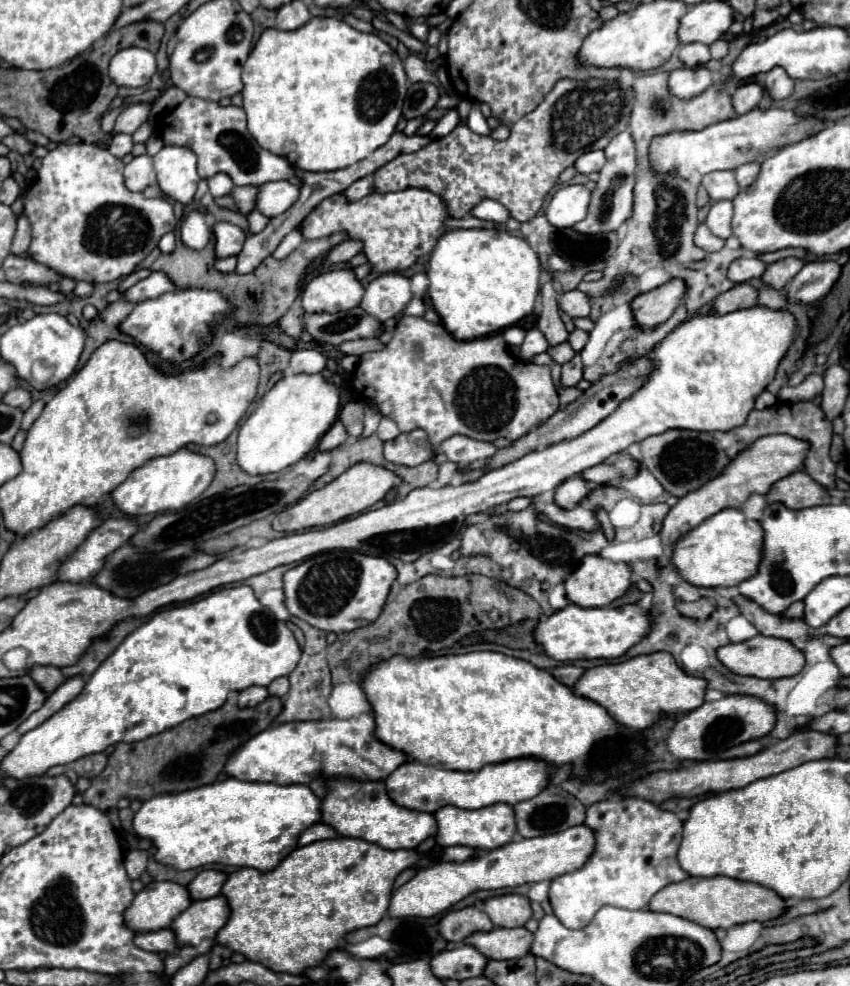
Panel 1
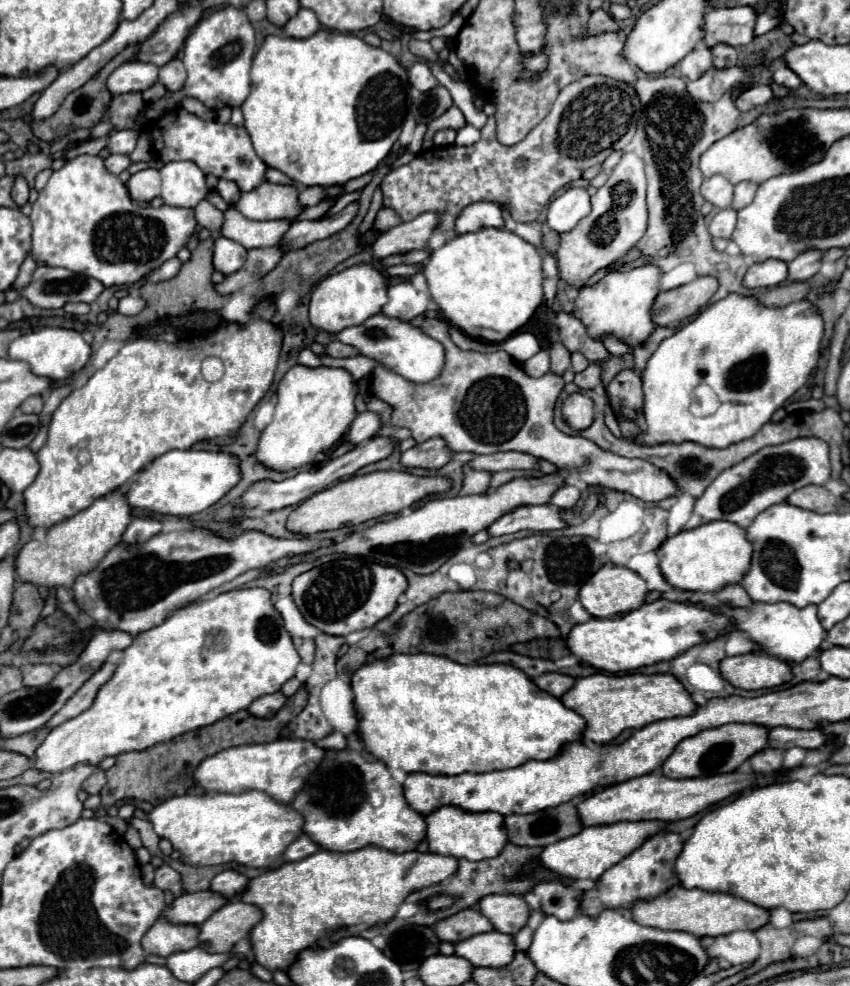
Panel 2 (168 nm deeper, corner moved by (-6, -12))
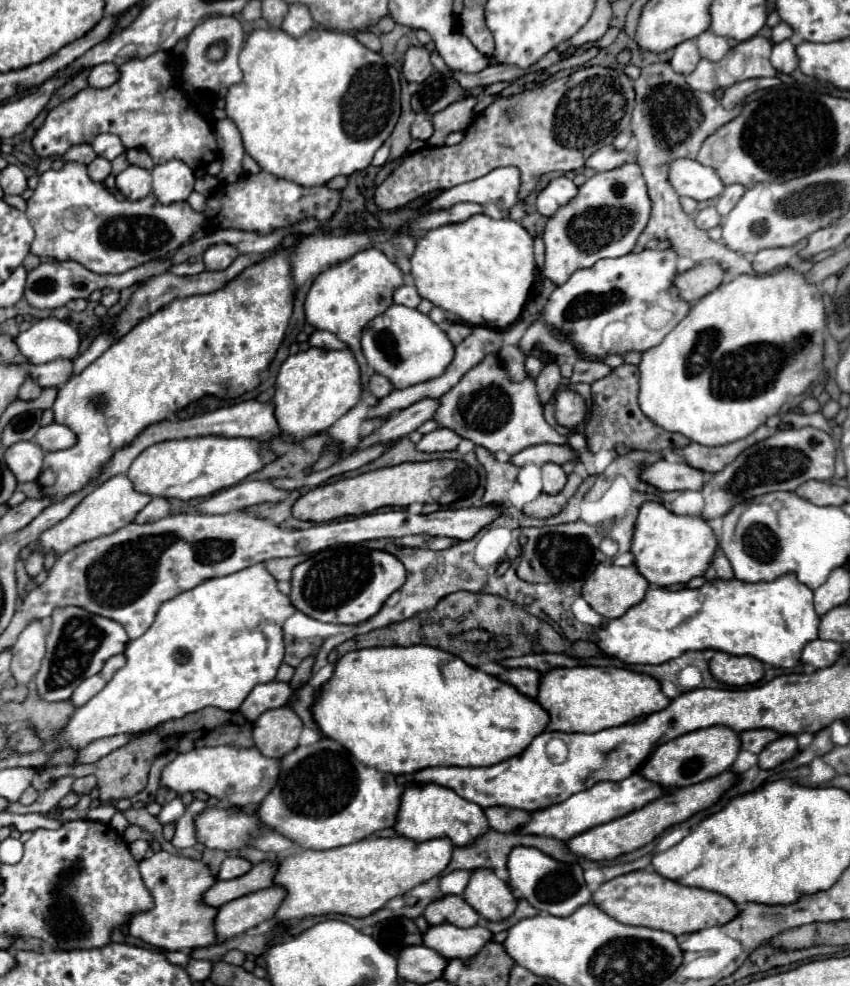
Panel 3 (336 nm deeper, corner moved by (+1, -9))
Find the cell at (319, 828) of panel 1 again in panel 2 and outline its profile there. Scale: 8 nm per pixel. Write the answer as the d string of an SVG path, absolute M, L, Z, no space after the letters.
M302 834L296 842L292 842L286 852L284 852L284 860L286 862L296 862L296 860L304 860L308 856L312 856L314 852L318 852L320 846L306 834Z

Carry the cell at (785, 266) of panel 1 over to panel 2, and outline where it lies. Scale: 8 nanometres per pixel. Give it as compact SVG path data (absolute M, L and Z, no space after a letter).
M820 250L802 252L796 260L792 260L788 264L788 280L790 282L806 282L806 280L810 280L820 268L822 254L824 252L820 252Z

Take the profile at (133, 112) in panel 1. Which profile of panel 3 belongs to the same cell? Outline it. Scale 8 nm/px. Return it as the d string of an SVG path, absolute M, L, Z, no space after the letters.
M113 133L97 135L97 137L93 139L91 147L95 149L97 155L101 155L101 157L105 157L105 159L109 159L109 161L113 161L117 155L125 153L125 147L123 147L121 139L119 139L117 135L113 135Z

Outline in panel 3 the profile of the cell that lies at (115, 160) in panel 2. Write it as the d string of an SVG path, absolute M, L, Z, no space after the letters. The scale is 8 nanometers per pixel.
M97 157L93 163L87 165L87 173L93 181L105 181L105 177L111 173L111 161Z

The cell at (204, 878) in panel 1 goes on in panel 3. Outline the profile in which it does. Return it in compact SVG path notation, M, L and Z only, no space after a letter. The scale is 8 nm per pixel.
M227 857L221 865L221 871L217 875L217 879L235 879L235 877L241 877L245 875L253 865L243 859L243 857Z

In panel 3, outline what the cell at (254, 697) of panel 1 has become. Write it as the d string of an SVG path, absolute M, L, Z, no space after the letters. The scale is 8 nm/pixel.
M269 681L265 685L257 685L249 697L245 699L245 705L241 705L241 713L247 721L255 721L265 709L275 709L287 705L291 697L291 685L283 681Z

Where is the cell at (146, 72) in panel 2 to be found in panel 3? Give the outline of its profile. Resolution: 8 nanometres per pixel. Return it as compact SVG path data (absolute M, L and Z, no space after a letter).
M101 63L95 65L89 73L89 85L91 87L109 87L119 79L119 69L113 63Z

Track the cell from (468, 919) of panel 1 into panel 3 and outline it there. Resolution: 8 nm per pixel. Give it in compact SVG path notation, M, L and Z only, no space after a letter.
M445 895L437 901L431 901L423 917L429 925L441 925L441 923L453 923L457 927L473 927L479 923L477 911L459 895Z

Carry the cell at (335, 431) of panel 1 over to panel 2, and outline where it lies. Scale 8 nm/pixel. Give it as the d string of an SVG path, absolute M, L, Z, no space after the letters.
M362 412L356 416L356 420L352 422L352 426L348 428L346 434L346 442L358 446L364 440L370 440L378 430L380 430L380 418L374 412Z

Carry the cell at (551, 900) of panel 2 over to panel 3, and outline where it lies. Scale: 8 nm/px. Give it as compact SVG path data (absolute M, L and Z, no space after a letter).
M515 847L509 853L507 861L509 871L509 885L513 887L513 873L521 873L515 881L515 895L527 899L535 909L555 915L555 917L567 917L581 905L591 901L591 891L587 889L587 883L583 879L583 869L579 863L561 863L539 849L533 847Z

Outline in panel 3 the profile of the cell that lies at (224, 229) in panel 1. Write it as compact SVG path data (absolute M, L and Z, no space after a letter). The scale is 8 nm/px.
M211 245L203 253L203 263L207 271L221 271L227 269L237 255L237 249L233 249L231 245Z

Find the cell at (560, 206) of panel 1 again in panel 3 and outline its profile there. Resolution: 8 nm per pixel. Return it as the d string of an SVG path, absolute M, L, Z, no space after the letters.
M555 177L549 181L549 185L545 189L539 191L535 205L537 205L537 211L541 215L551 217L561 205L569 203L575 195L577 195L577 187L571 179Z

